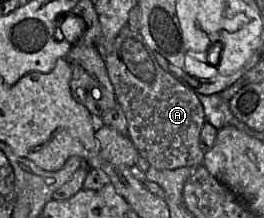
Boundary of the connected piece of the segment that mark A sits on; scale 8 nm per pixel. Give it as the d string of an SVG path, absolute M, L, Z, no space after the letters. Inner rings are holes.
M125 26L104 63L116 101L125 114L127 135L141 158L156 169L203 165L205 153L200 147L200 133L206 122L203 105L191 88L160 67L140 33Z

